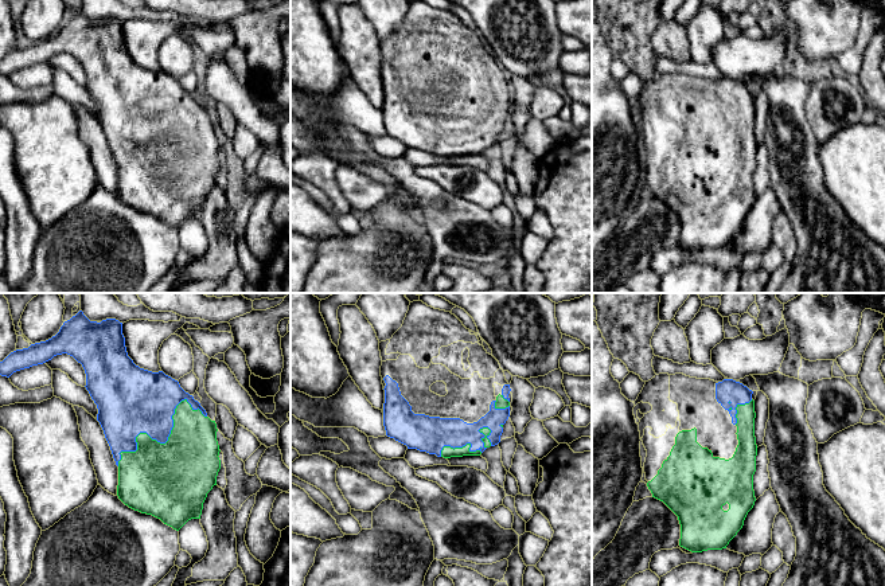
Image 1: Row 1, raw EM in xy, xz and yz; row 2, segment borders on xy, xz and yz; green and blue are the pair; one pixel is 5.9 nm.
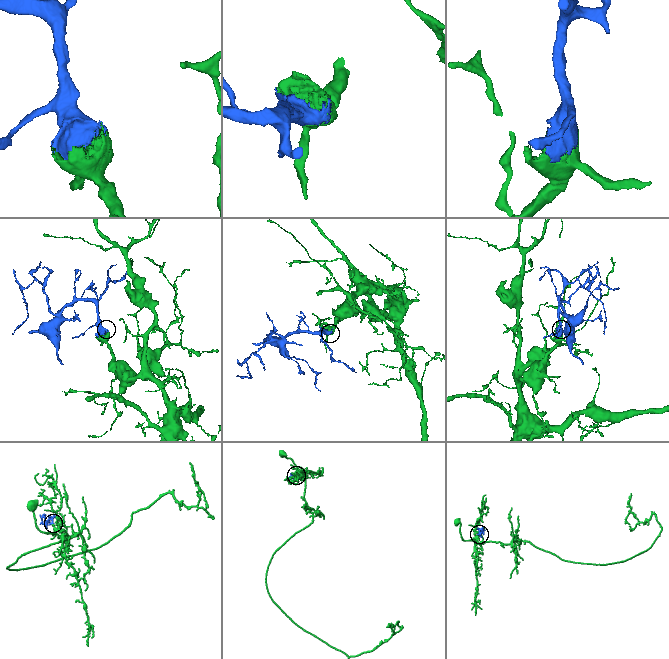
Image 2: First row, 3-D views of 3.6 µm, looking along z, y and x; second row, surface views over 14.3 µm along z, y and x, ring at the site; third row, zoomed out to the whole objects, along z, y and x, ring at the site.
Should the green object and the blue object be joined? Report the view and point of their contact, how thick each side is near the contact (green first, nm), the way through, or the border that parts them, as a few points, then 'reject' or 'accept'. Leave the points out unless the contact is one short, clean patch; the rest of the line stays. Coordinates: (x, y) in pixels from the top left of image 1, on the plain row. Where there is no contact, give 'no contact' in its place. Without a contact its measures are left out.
xy (163, 143) | 460/320 nm | accept

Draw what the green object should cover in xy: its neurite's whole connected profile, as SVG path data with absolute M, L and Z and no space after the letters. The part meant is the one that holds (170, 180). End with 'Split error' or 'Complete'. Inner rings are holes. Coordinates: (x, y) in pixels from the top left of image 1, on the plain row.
M82 9L65 20L51 38L11 51L0 60L0 74L9 77L16 70L43 63L62 52L73 55L85 69L85 86L97 103L97 120L118 165L118 198L129 207L152 214L176 230L188 219L200 218L203 202L207 192L217 184L221 168L215 120L207 116L200 102L186 91L178 79L163 70L152 71L133 62L126 51L122 22L116 17L106 17L101 22L90 20Z. Split error

